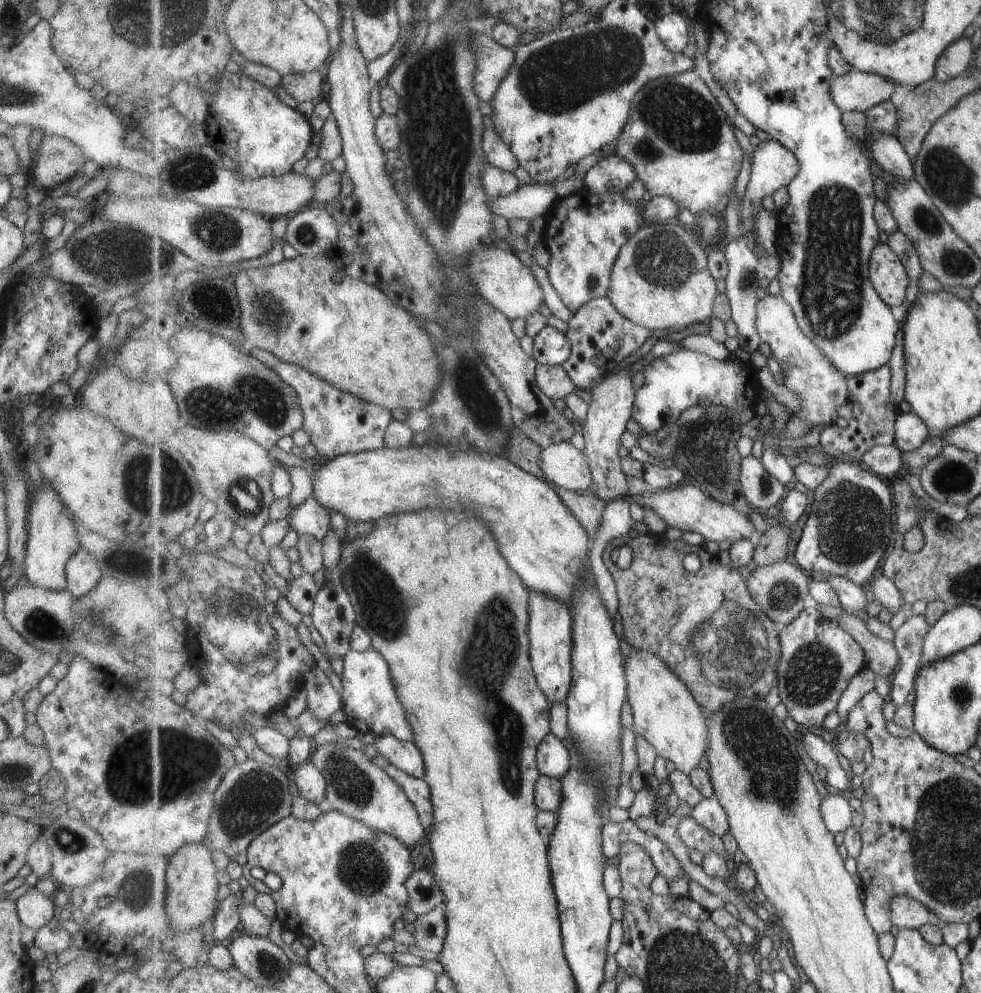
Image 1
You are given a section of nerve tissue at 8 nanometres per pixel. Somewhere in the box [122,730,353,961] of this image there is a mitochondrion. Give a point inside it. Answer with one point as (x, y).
(255, 797)

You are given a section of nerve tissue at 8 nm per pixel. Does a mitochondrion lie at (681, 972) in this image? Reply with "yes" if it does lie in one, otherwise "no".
yes

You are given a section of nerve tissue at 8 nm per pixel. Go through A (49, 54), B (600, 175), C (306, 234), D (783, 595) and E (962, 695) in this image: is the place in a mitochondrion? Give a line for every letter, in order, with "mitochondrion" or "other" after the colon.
A: other
B: other
C: mitochondrion
D: mitochondrion
E: mitochondrion

